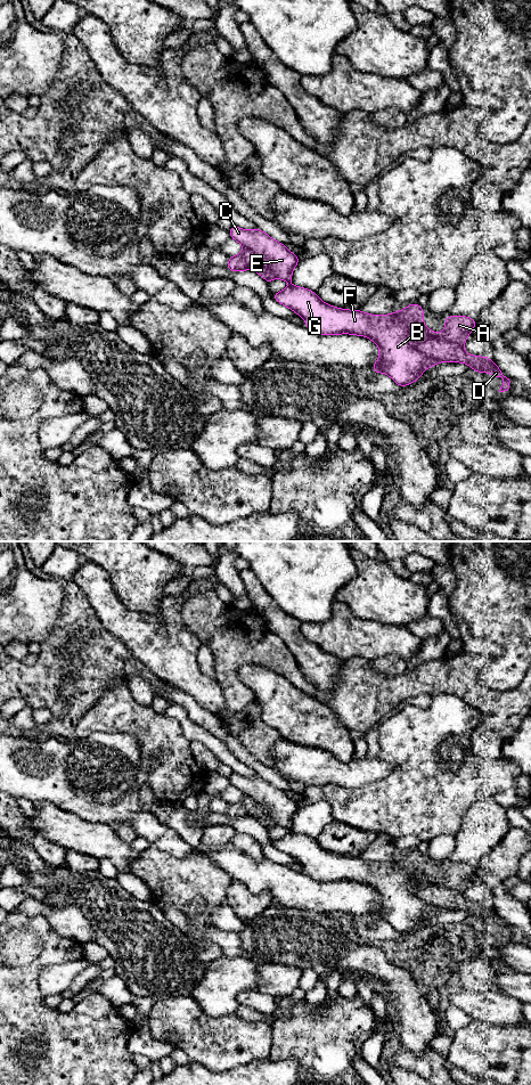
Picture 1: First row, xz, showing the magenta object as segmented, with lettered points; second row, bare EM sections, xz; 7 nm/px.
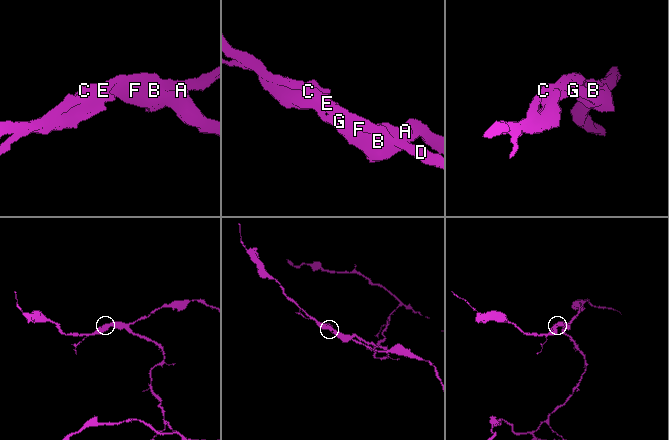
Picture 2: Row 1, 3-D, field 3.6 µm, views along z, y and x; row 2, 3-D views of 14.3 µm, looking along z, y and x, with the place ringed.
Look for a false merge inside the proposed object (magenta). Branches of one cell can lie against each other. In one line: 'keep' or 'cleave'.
cleave

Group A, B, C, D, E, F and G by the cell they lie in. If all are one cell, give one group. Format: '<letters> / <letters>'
A B F G / C D E

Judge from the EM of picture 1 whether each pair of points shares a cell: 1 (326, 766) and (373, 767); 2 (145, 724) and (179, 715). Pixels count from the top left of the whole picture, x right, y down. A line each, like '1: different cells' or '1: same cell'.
1: same cell
2: different cells

